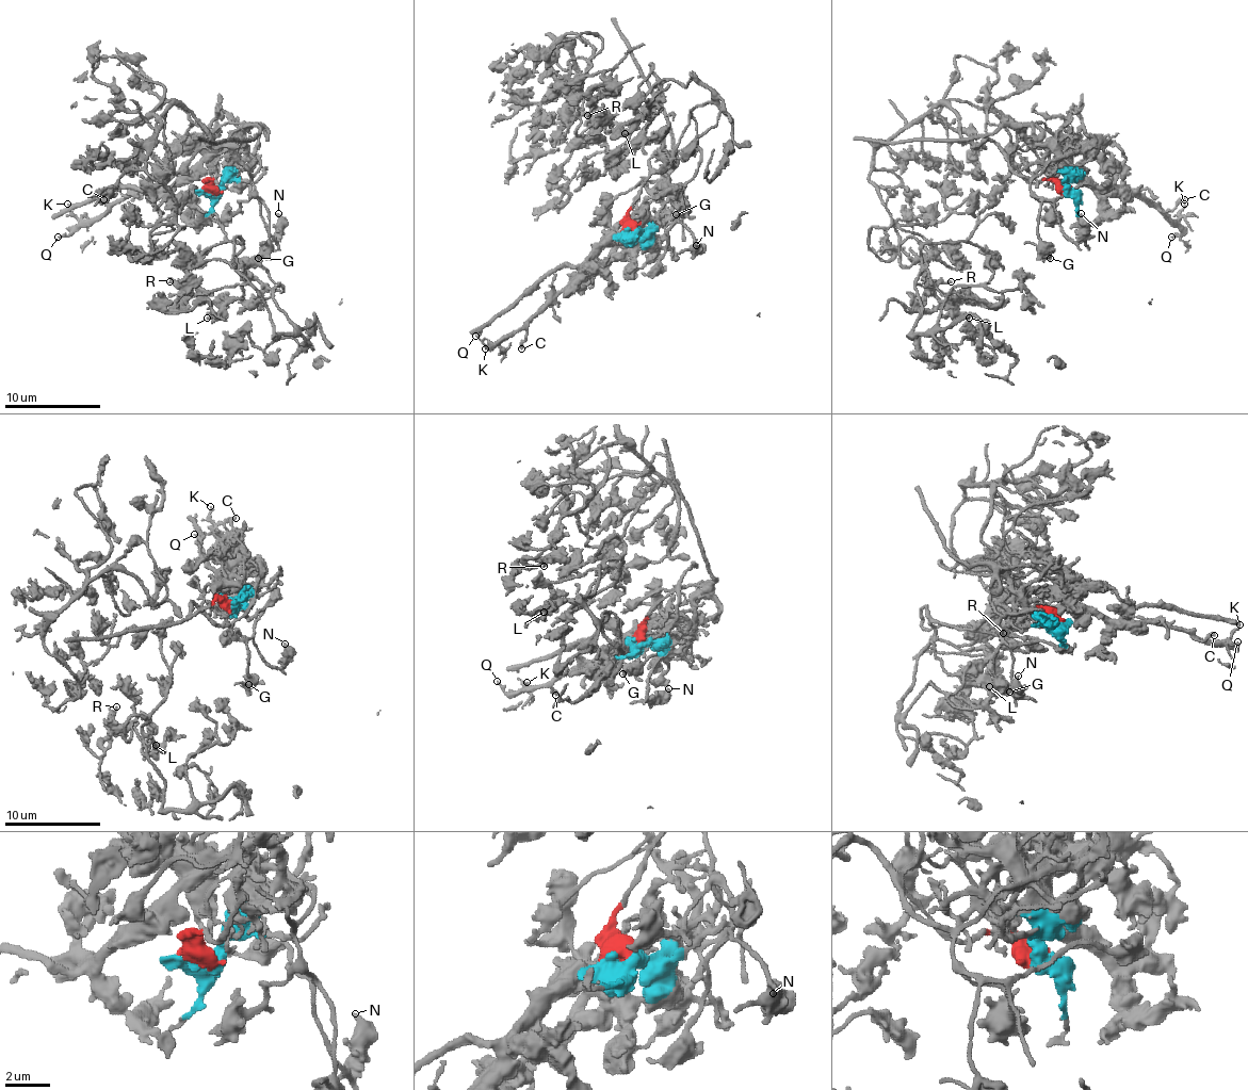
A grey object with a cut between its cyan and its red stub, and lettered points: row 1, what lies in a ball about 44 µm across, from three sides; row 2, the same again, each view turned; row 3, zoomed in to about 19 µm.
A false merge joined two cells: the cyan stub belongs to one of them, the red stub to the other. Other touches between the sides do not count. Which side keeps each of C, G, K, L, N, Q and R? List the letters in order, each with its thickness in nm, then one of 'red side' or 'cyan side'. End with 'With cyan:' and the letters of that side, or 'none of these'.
C: calibre 240 nm; cyan side
G: calibre 170 nm; red side
K: calibre 150 nm; cyan side
L: calibre 340 nm; red side
N: calibre 440 nm; red side
Q: calibre 150 nm; cyan side
R: calibre 140 nm; red side
With cyan: C, K, Q

